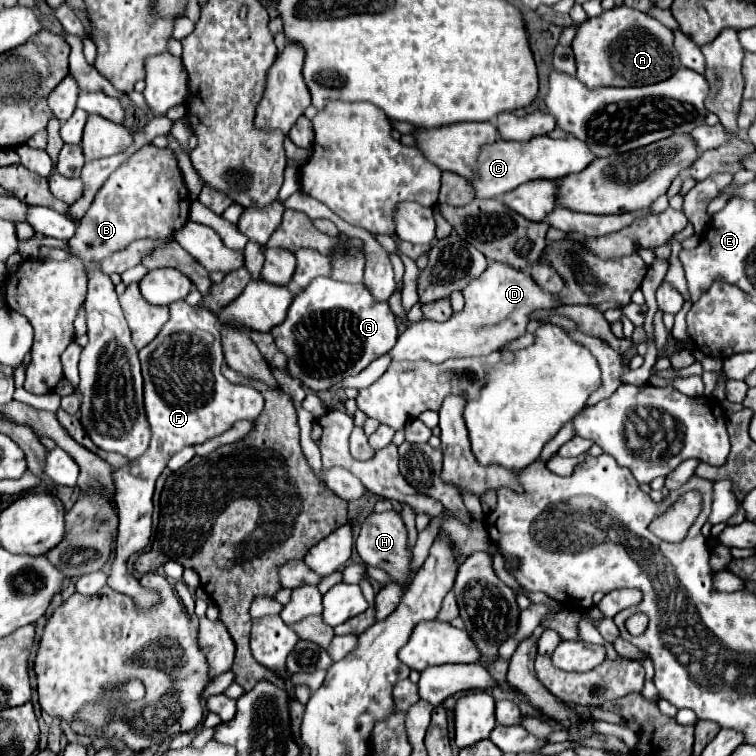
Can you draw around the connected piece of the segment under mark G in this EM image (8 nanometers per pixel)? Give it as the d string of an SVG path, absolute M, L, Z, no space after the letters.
M317 277L293 297L285 321L273 327L271 335L277 349L287 357L291 377L303 387L321 393L345 377L357 375L379 355L389 353L399 331L389 303L375 301L365 285Z

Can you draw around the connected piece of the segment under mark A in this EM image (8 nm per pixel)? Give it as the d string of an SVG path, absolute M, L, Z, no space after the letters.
M613 7L599 17L587 19L577 27L571 45L577 63L577 79L589 87L641 87L669 79L679 67L679 55L673 47L673 33L659 23L631 7Z

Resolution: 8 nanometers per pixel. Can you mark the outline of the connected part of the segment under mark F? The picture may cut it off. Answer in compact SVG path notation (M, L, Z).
M173 301L169 311L171 319L163 325L157 337L139 351L145 379L145 411L153 433L151 445L139 459L121 469L113 469L119 529L107 585L119 593L131 595L141 609L149 609L149 605L159 601L159 597L149 589L141 589L139 581L127 571L125 561L131 553L141 551L149 543L153 513L151 497L155 481L165 469L169 457L183 447L193 447L225 433L235 421L253 421L263 411L263 397L257 389L249 385L233 385L221 375L223 351L215 315L201 305L191 307L185 301Z

